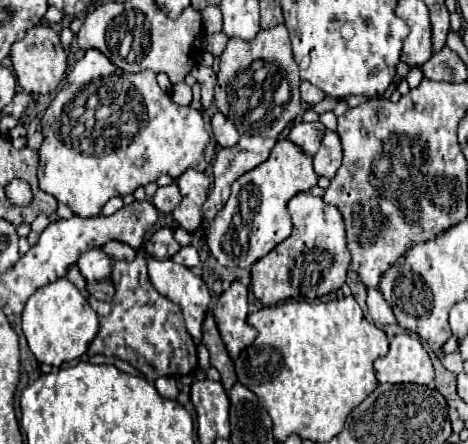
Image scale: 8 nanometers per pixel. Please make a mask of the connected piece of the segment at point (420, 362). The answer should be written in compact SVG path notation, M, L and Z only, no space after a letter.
M396 335L392 337L386 357L374 361L378 383L418 383L428 385L434 381L434 367L428 351L418 337Z

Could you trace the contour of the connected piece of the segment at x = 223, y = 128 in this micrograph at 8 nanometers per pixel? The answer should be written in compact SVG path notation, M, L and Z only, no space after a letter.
M220 111L214 113L214 117L212 117L212 131L214 131L214 139L220 147L232 147L232 145L236 145L238 137L240 137L236 127Z

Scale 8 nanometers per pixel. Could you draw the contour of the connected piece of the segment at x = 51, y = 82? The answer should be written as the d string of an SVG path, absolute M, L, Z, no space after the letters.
M36 25L28 29L24 39L16 41L12 45L12 65L18 77L18 83L22 89L30 95L46 95L54 89L58 89L60 81L66 77L66 67L68 67L68 53L60 43L58 33L50 25Z

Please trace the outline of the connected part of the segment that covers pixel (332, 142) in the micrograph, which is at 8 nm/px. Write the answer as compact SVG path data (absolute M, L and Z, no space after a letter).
M326 131L324 139L322 139L322 145L320 145L318 153L314 155L314 171L318 175L324 175L324 177L332 179L340 165L342 165L340 137L334 131Z

